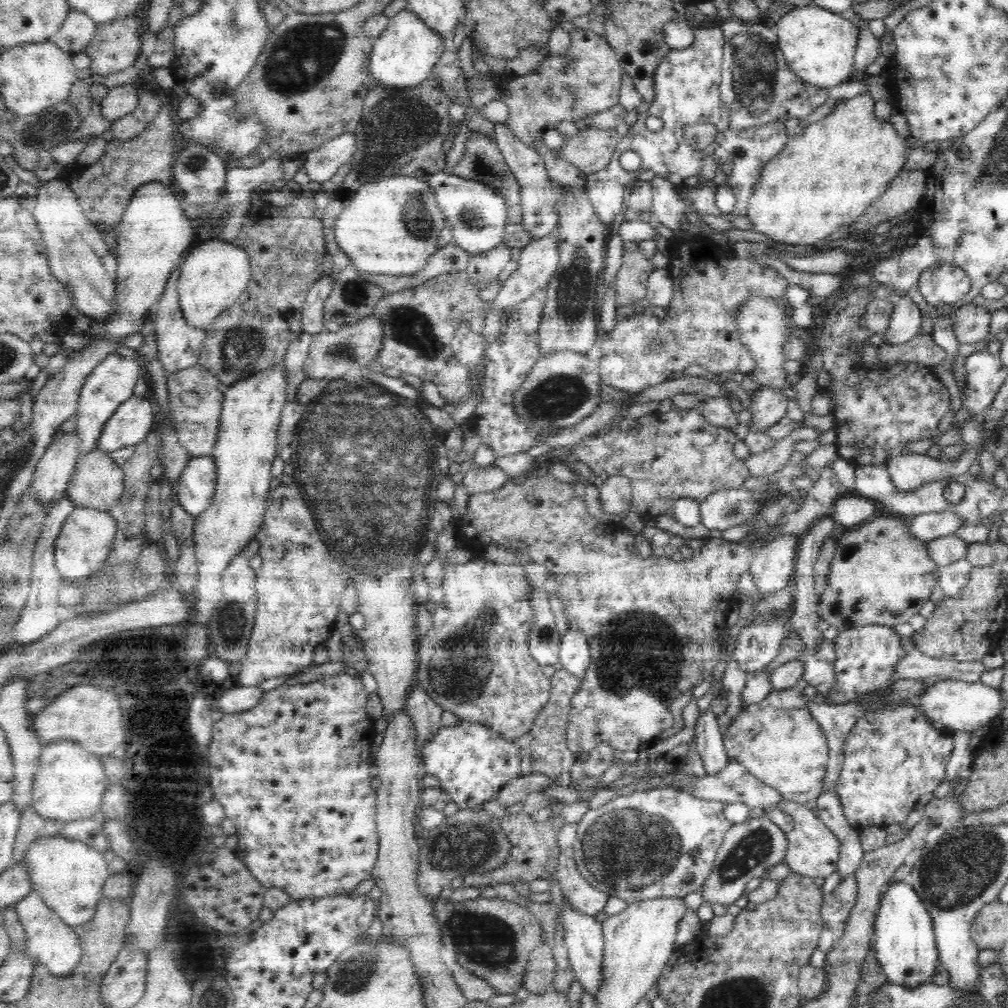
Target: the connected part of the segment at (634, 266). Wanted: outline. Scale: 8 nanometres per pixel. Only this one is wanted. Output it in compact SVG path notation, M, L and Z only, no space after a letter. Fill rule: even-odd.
M626 242L623 247L622 266L614 281L616 304L618 307L628 304L640 307L648 294L648 280L654 264L644 257L638 243Z

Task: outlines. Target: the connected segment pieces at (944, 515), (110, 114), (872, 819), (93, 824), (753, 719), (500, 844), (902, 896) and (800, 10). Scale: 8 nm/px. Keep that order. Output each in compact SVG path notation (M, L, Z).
M928 512L914 515L909 521L910 535L914 539L929 541L956 532L960 526L966 526L959 514L950 512Z
M127 84L110 88L106 98L101 102L102 113L112 122L130 114L136 106L138 89Z
M892 703L884 705L881 709L868 711L864 717L858 719L845 741L843 746L845 764L838 779L839 784L835 787L847 821L857 829L900 825L910 812L917 808L922 795L934 792L944 782L946 766L954 746L951 734L935 730L926 715L918 707L914 707L913 703L912 705Z
M98 816L64 823L58 835L69 839L78 839L85 845L98 849L101 853L109 848L108 835L101 828Z
M792 687L772 691L762 702L746 706L728 727L723 744L729 760L738 760L747 772L776 789L786 801L812 810L823 791L829 760L827 737L806 707L806 696Z
M460 808L457 813L446 817L444 822L423 836L420 844L420 864L418 864L417 885L422 894L438 900L438 896L455 878L464 878L470 874L484 874L502 866L510 858L511 844L501 829L499 820L492 819L491 813Z
M894 882L886 886L873 924L874 950L890 983L915 987L931 982L939 961L932 917L917 895L914 885Z
M814 4L795 6L772 25L782 55L798 78L811 85L827 88L851 78L860 30L848 20L845 13L836 13Z

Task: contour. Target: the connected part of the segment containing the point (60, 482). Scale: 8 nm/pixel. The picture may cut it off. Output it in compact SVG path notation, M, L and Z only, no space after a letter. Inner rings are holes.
M75 432L63 434L60 438L54 436L36 466L31 484L40 504L49 506L66 491L79 458L79 438Z

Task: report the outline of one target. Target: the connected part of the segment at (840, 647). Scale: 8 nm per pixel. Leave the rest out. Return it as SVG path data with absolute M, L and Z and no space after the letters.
M866 625L858 628L848 628L839 632L834 648L836 649L836 662L834 672L836 682L830 690L827 703L839 705L869 697L870 693L881 693L893 685L895 666L906 654L900 643L901 636L894 626Z

